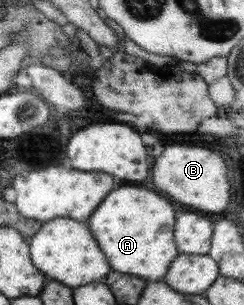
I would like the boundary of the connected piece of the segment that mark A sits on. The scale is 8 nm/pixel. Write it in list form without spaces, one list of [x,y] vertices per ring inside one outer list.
[[[124,185],[110,191],[106,203],[93,212],[94,215],[87,222],[98,248],[106,251],[112,271],[130,273],[150,281],[161,282],[160,279],[165,278],[170,261],[178,255],[172,241],[172,225],[177,219],[174,207],[166,199],[152,191]]]

